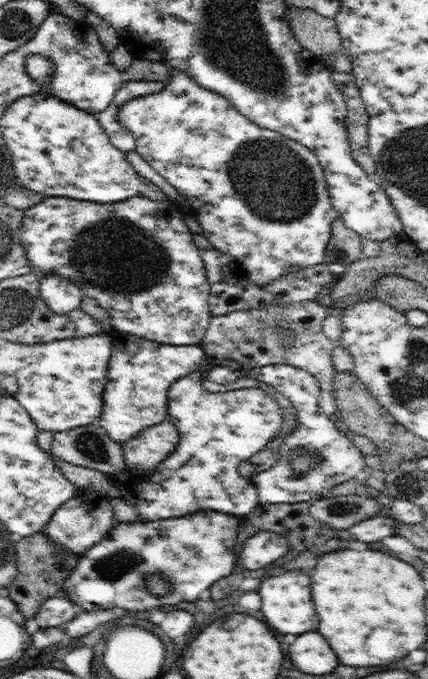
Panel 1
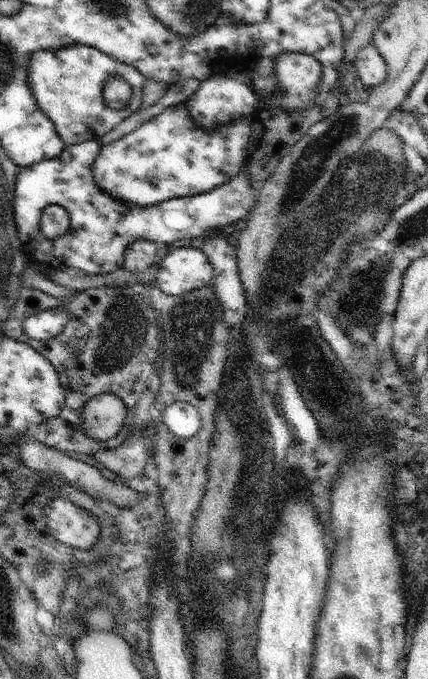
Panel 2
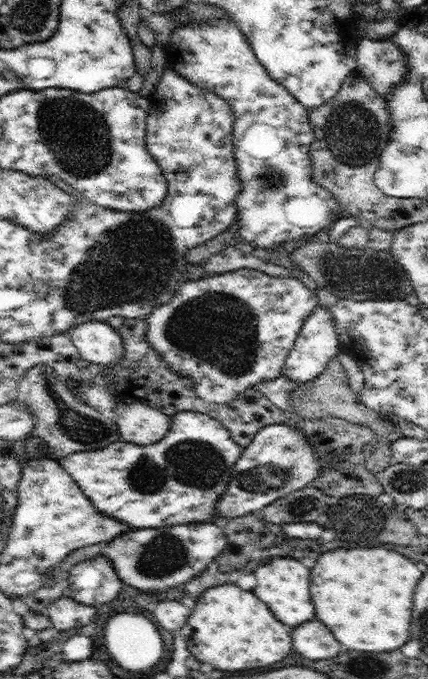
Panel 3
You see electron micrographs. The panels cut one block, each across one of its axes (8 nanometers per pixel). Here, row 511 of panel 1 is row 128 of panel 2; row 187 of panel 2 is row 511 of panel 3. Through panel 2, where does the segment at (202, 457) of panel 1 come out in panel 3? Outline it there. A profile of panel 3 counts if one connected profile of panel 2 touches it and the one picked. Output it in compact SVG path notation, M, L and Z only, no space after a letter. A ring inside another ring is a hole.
M186 411L174 413L170 430L160 442L140 446L120 438L100 450L73 452L58 461L99 513L112 516L132 529L152 529L164 526L166 520L166 525L214 522L216 502L226 492L242 452L241 446L218 420L203 412Z

